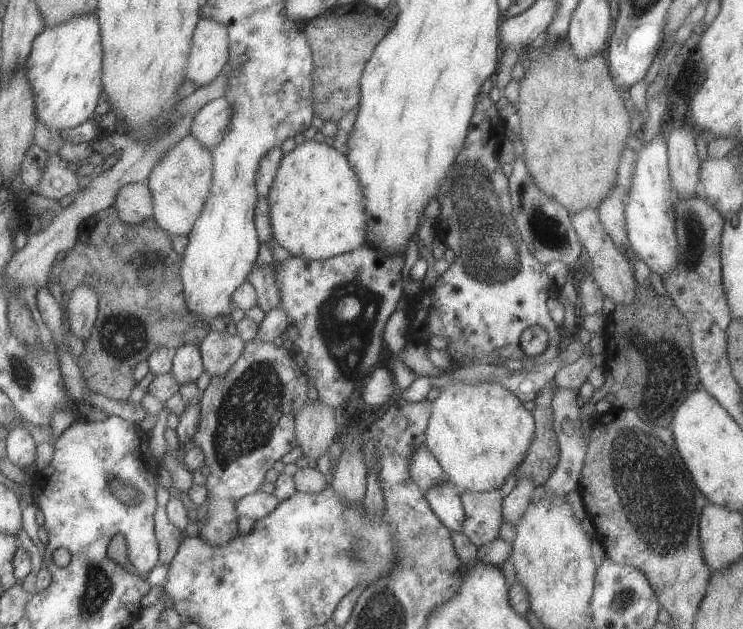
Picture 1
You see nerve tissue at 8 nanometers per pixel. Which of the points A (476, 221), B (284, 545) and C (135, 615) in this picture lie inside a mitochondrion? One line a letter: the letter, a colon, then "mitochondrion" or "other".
A: mitochondrion
B: other
C: other

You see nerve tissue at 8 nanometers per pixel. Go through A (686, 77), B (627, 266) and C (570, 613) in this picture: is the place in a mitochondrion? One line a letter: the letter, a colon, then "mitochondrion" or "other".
A: other
B: other
C: other

